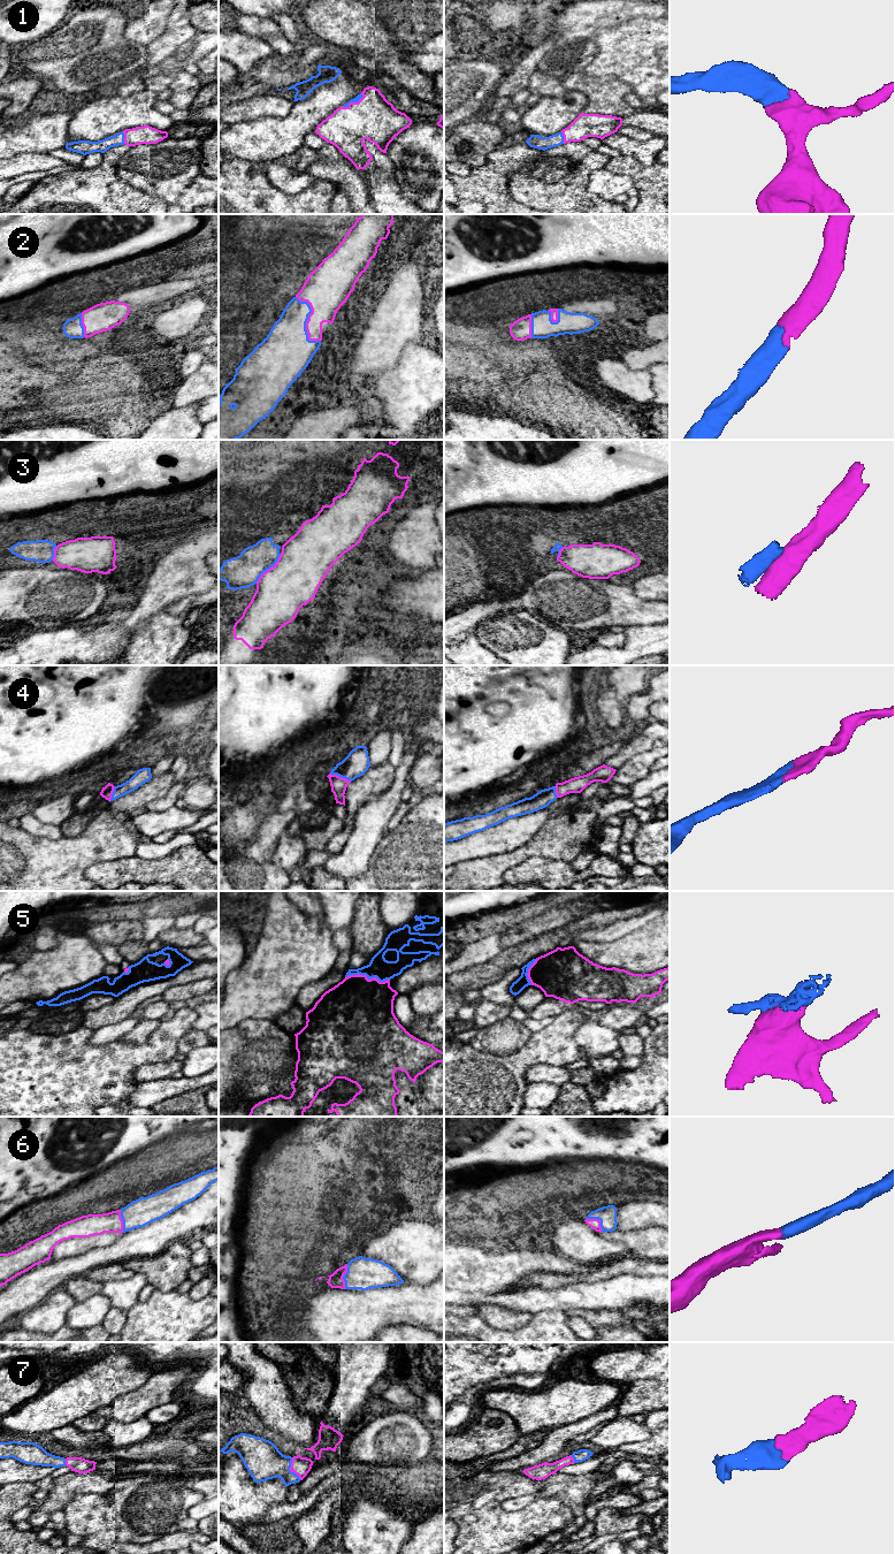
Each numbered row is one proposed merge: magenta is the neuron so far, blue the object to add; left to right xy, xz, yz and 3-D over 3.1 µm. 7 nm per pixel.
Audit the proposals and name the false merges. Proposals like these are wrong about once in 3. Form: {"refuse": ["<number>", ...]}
{"refuse": ["3"]}

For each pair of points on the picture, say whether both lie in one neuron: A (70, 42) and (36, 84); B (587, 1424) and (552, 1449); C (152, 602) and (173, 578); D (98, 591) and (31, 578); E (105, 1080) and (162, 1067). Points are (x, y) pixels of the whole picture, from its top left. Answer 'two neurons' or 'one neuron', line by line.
A: two neurons
B: one neuron
C: one neuron
D: one neuron
E: two neurons

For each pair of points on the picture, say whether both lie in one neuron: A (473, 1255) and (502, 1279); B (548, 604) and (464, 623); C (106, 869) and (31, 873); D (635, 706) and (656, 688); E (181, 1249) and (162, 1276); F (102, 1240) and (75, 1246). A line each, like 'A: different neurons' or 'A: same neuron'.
A: same neuron
B: same neuron
C: different neurons
D: same neuron
E: same neuron
F: same neuron

